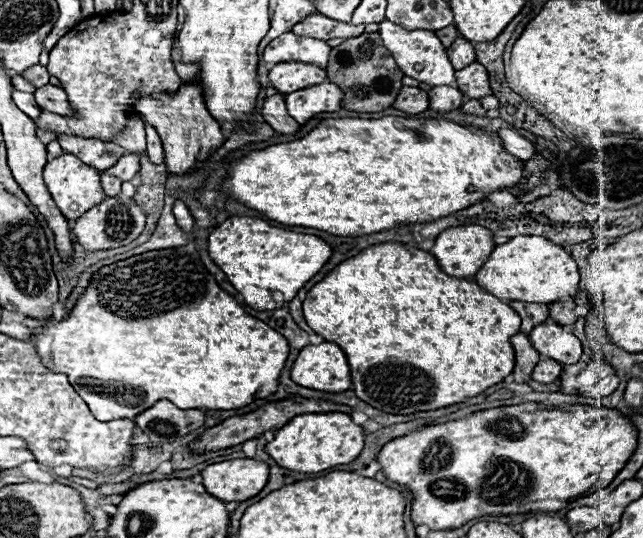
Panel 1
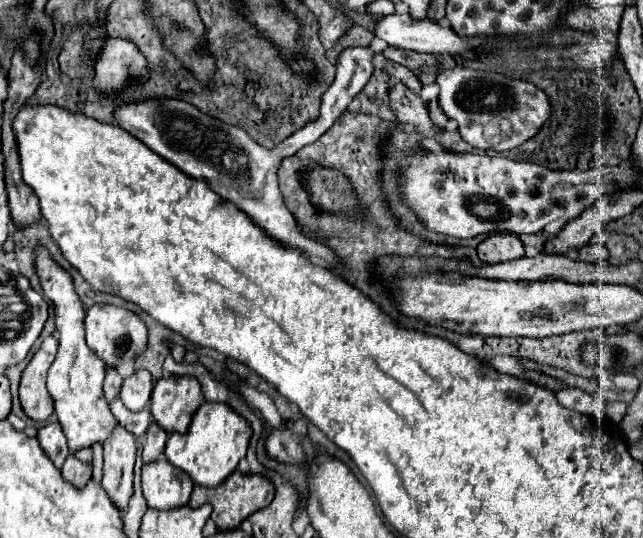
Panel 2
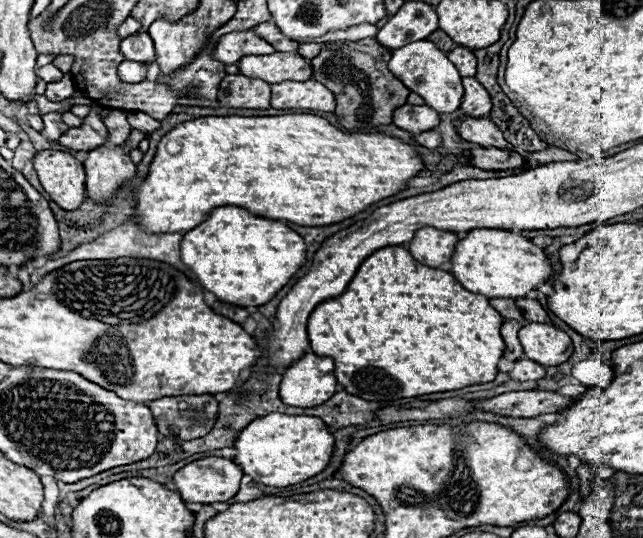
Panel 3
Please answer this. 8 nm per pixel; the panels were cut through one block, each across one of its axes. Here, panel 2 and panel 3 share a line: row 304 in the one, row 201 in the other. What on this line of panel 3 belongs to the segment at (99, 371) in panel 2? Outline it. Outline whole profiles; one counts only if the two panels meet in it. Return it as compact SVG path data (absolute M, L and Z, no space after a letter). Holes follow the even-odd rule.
M42 150L34 158L34 168L44 190L62 210L78 210L86 198L84 164L68 152Z

